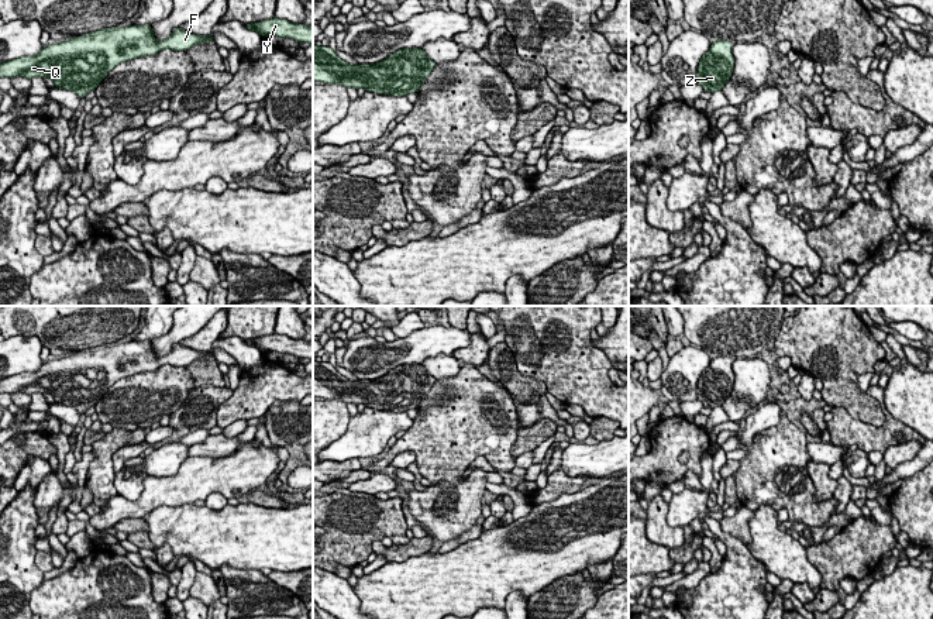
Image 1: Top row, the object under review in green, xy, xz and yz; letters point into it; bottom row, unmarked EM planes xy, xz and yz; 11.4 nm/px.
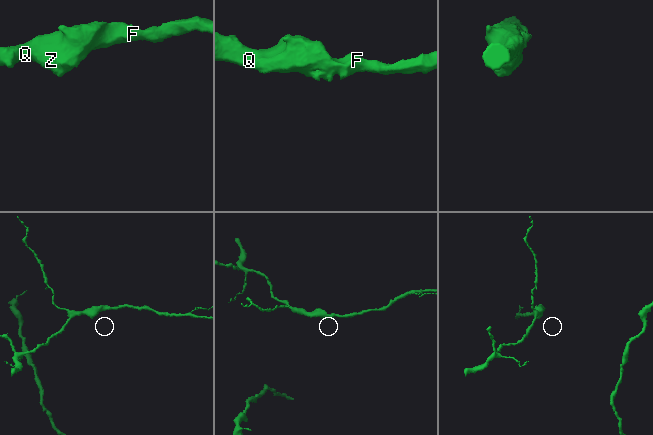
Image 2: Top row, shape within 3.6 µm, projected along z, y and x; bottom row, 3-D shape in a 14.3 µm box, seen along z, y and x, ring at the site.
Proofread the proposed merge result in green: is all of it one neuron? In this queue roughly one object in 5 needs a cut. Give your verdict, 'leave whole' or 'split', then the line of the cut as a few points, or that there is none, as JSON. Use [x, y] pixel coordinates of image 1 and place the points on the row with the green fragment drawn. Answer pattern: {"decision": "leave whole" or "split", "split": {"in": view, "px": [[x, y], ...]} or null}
{"decision": "leave whole", "split": null}

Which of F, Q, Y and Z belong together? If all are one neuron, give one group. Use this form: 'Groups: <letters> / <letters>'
Groups: F Q Y Z

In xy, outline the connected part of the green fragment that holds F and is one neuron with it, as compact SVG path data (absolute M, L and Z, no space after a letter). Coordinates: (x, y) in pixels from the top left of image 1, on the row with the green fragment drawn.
M148 24L110 27L47 45L34 56L6 61L0 63L0 78L51 78L55 87L72 90L83 99L121 62L156 55L166 48L187 51L202 42L214 42L214 38L179 27L169 38L156 41Z

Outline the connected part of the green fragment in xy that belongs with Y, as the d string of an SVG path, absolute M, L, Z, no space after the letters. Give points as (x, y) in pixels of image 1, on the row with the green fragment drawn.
M273 17L261 23L247 24L245 28L258 32L262 37L276 35L280 38L292 38L297 42L313 44L313 27L303 23L296 24Z

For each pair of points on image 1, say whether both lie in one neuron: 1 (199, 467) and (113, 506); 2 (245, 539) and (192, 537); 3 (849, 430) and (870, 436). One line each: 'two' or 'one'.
1: one
2: one
3: one

